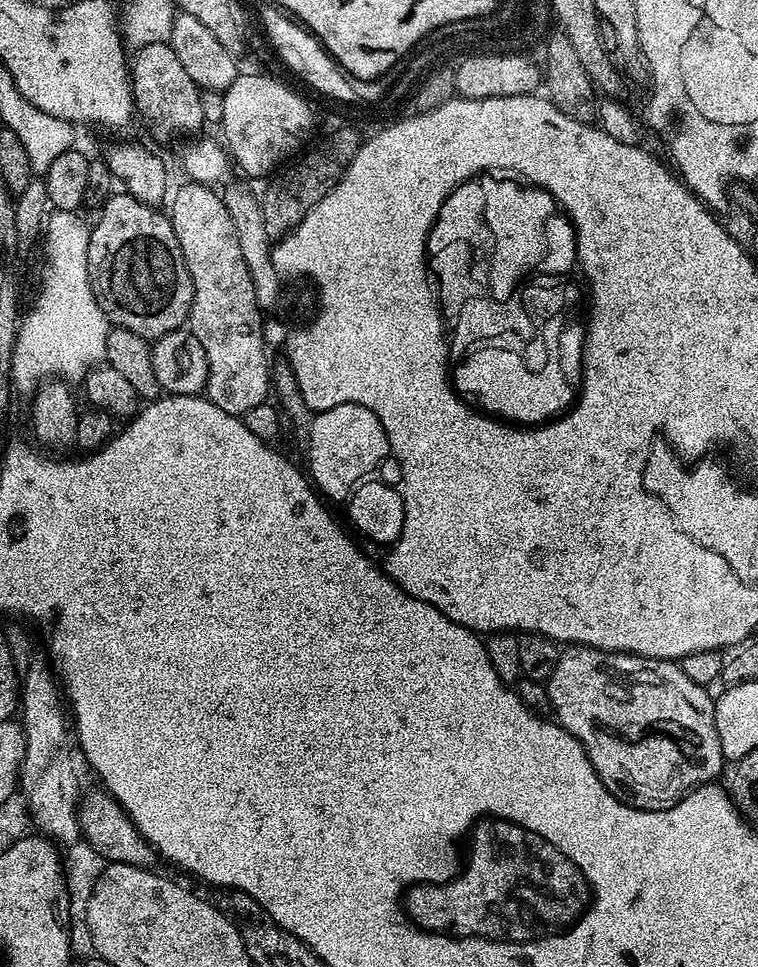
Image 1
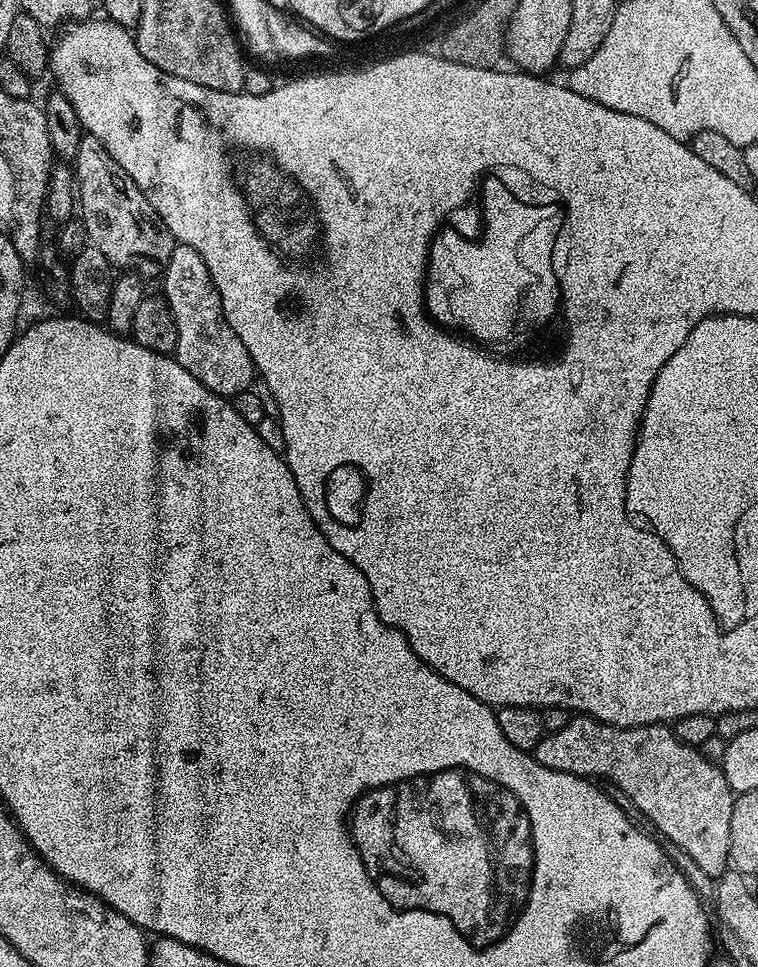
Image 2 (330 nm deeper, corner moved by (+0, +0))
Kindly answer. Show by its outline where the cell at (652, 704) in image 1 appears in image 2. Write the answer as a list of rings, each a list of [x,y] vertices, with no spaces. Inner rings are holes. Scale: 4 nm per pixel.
[[[576,714],[569,719],[562,730],[545,734],[534,750],[535,758],[550,770],[562,770],[566,774],[597,778],[608,781],[626,791],[638,806],[647,823],[652,823],[659,835],[667,842],[674,843],[690,854],[706,874],[713,878],[724,875],[729,867],[728,847],[730,846],[730,818],[734,793],[726,782],[724,769],[720,764],[711,764],[700,753],[676,737],[668,724],[647,724],[637,728],[619,728],[604,724],[587,714]]]

